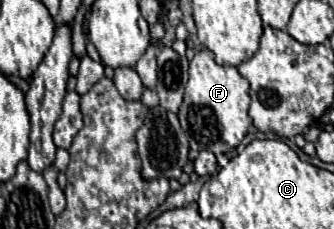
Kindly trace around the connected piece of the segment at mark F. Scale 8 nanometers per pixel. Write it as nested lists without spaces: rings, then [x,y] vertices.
[[[202,49],[190,61],[190,79],[184,93],[184,103],[178,111],[180,125],[190,137],[190,147],[194,151],[210,149],[216,143],[226,143],[234,149],[246,135],[252,119],[248,115],[250,105],[250,83],[238,73],[236,67],[222,67],[214,61],[214,53]]]

